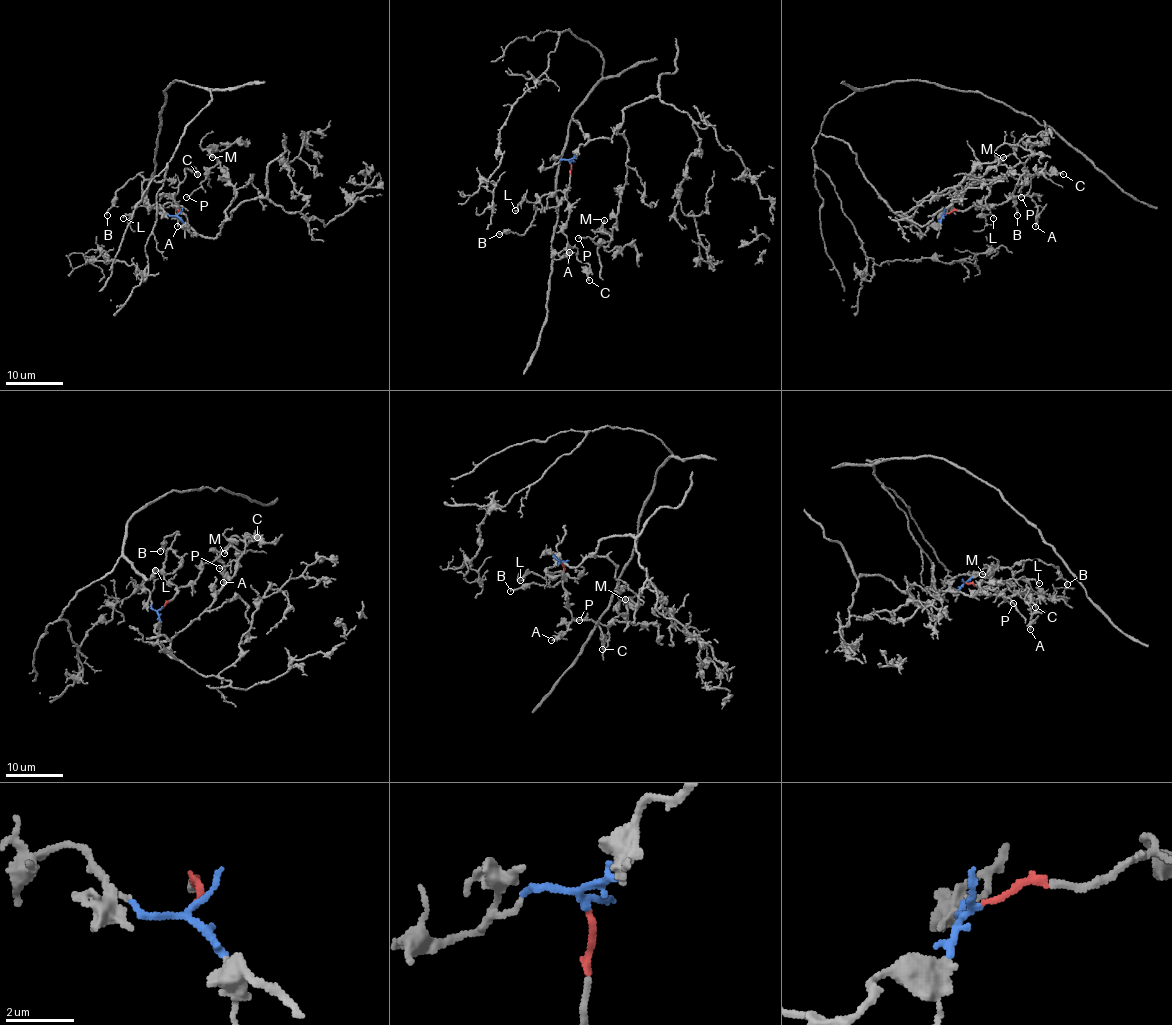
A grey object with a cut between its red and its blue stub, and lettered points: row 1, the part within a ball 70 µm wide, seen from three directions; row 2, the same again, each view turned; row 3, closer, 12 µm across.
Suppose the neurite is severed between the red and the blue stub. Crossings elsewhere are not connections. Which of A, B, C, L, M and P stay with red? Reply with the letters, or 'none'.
A, B, C, L

